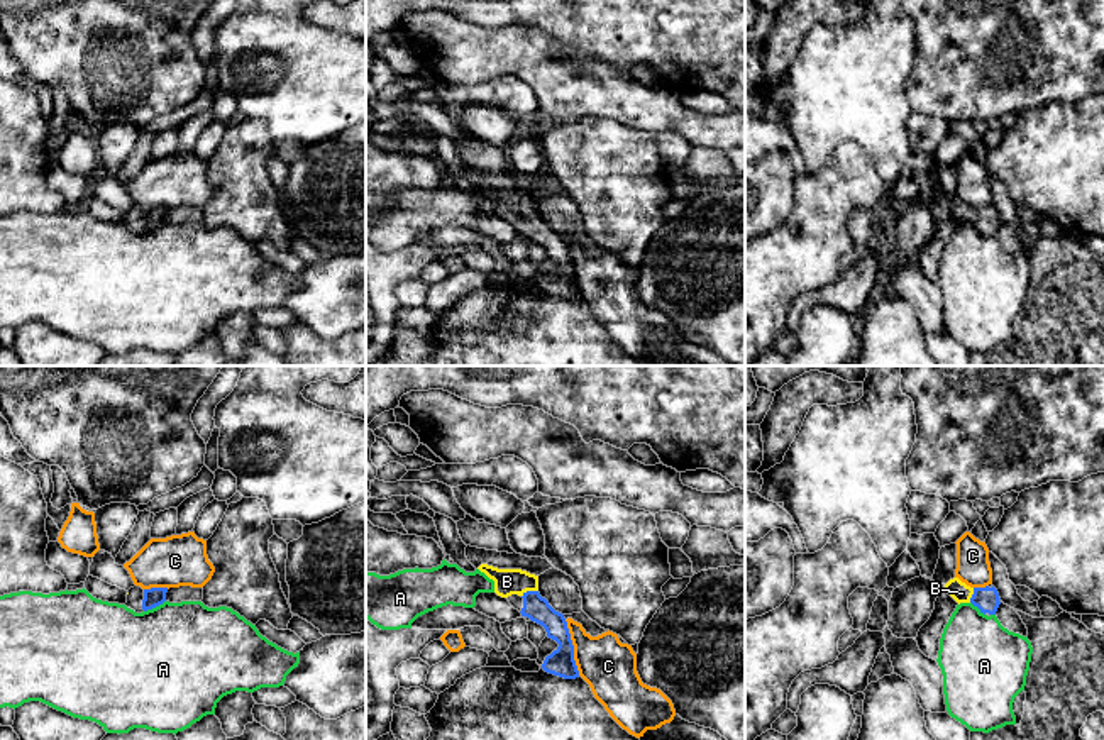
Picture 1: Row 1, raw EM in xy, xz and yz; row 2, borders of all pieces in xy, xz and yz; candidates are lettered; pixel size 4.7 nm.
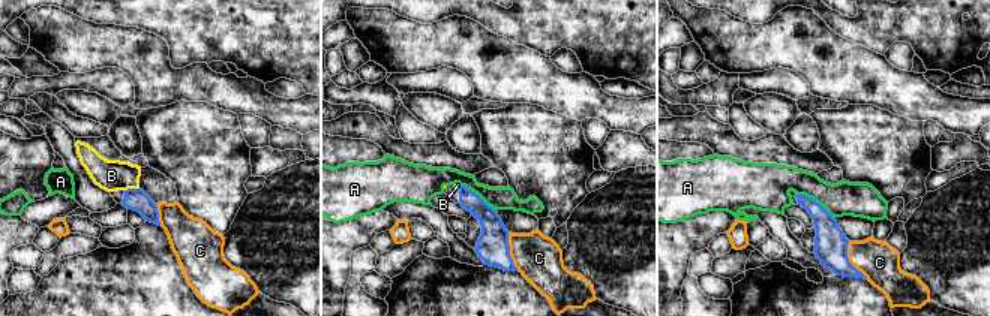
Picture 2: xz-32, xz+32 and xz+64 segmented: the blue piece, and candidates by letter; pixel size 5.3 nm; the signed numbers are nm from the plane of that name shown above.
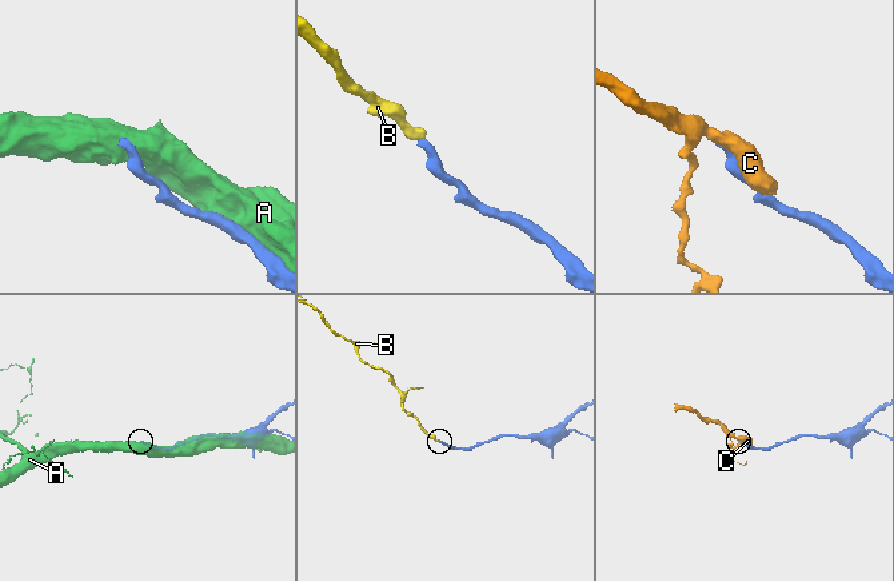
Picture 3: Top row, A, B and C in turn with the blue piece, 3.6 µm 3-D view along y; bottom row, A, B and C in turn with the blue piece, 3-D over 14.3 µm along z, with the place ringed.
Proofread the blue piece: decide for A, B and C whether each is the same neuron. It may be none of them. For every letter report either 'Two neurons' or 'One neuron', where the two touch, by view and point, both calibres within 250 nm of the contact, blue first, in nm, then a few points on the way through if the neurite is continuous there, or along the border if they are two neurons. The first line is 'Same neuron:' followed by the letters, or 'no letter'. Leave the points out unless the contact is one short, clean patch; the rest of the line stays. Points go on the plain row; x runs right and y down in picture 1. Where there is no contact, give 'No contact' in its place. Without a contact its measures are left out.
Same neuron: B
A: Two neurons. Touches blue at xy (154, 227). Thickness 90 nm (blue) against 500 nm
B: One neuron. Touches blue at xz (529, 212). Thickness 120 nm (blue) against 130 nm. Path across: xz (537, 229), (529, 212), (518, 202), (507, 202)
C: Two neurons. Touches blue at xz (573, 268). Thickness 130 nm (blue) against 260 nm

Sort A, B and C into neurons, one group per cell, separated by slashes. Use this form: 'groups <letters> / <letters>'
groups A / B / C

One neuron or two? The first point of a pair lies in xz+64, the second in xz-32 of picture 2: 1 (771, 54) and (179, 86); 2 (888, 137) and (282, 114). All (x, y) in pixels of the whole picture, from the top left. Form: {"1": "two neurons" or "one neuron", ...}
{"1": "one neuron", "2": "two neurons"}

